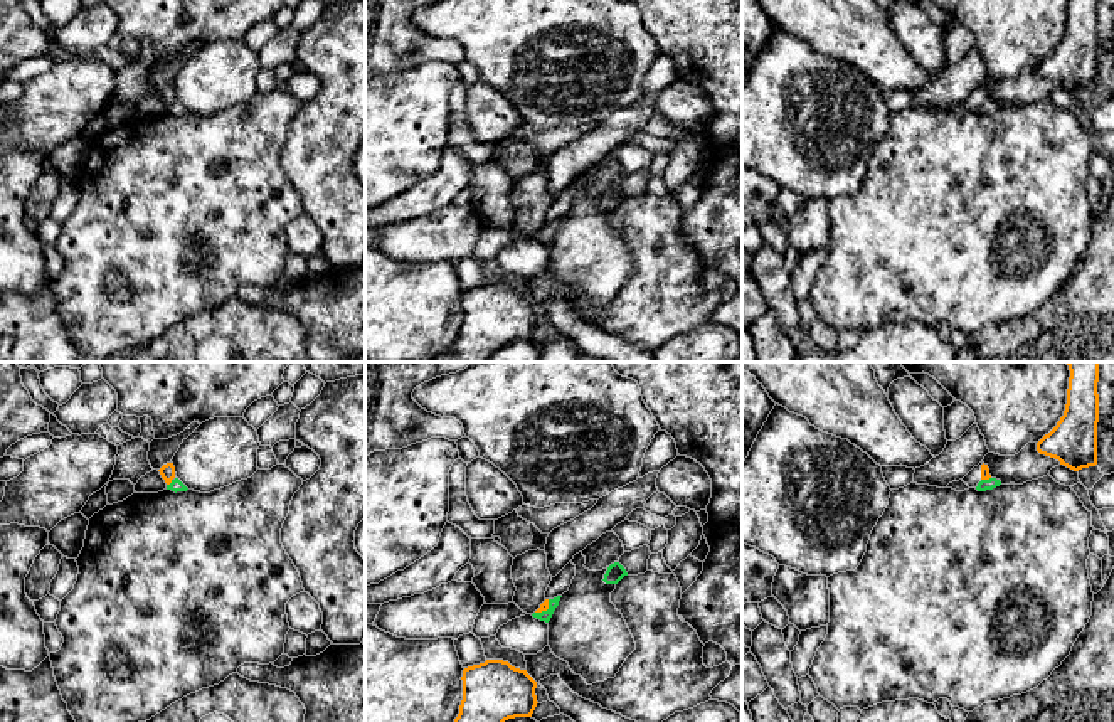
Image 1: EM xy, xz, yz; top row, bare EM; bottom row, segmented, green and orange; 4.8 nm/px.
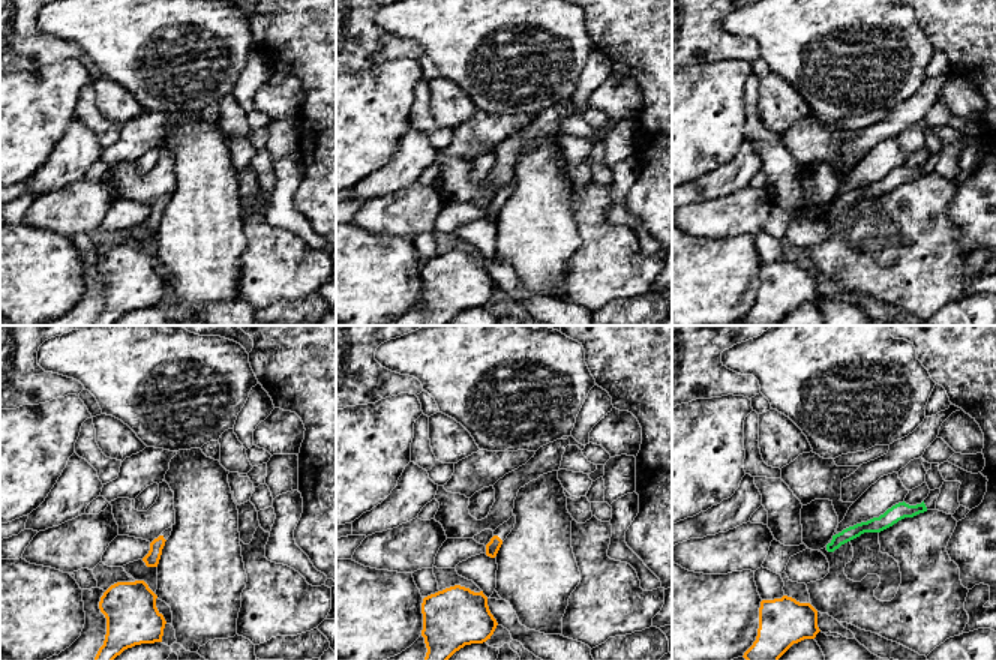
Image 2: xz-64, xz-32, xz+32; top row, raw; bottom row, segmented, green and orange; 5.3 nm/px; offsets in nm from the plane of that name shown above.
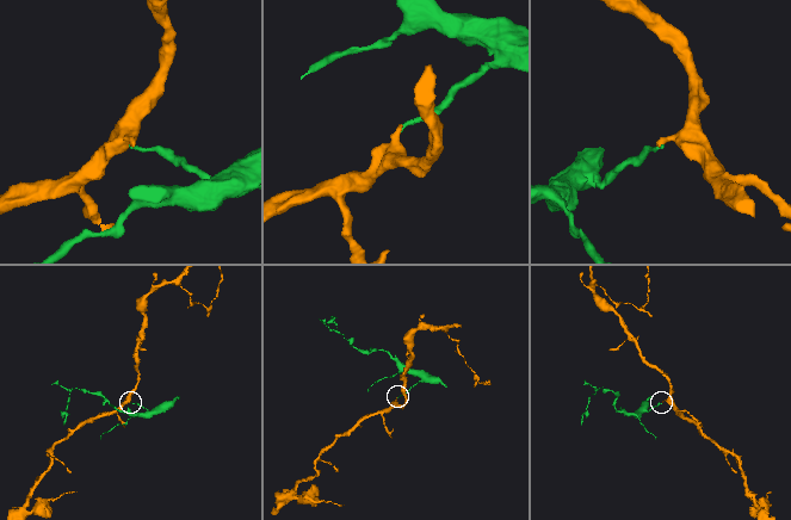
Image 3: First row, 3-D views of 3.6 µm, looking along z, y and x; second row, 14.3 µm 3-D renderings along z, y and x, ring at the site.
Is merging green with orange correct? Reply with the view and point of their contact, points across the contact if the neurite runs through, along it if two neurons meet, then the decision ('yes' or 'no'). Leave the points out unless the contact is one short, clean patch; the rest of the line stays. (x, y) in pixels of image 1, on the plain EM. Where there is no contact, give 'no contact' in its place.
contact xy (172, 105); way xy (175, 108), (172, 105), (167, 95); yes

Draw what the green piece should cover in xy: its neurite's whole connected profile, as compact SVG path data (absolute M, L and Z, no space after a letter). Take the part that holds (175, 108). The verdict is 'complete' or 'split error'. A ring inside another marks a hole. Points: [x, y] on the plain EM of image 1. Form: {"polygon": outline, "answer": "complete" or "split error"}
{"polygon": "M173 86L163 88L160 93L162 101L167 106L167 113L172 114L187 114L188 111L175 99L175 89Z", "answer": "split error"}

